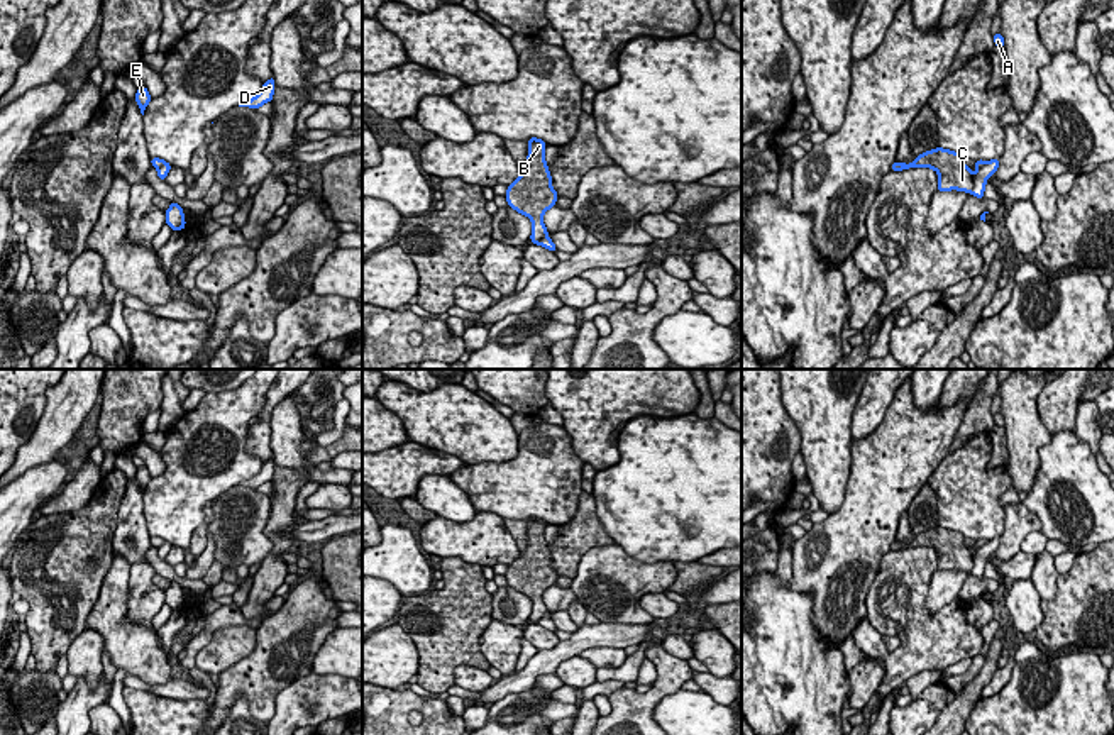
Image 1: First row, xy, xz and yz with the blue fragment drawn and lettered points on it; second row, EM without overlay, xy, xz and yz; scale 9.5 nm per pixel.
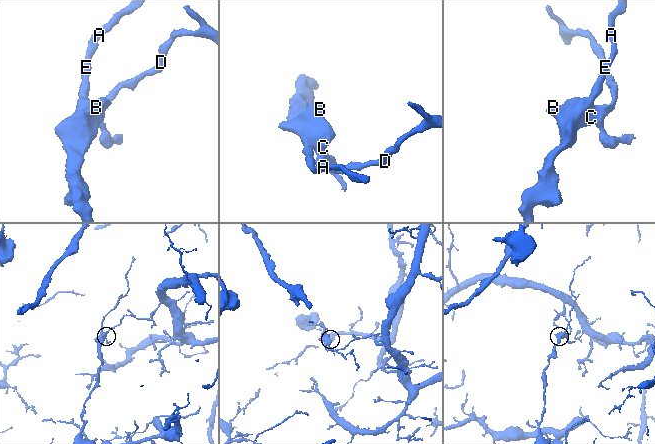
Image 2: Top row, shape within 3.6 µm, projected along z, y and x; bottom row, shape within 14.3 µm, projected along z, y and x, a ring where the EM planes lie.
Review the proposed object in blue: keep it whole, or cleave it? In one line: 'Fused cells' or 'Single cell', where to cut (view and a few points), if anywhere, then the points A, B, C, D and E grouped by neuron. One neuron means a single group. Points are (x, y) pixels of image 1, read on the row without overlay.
Fused cells. Split along yz (974, 554), (970, 571). Groups: A B C E / D

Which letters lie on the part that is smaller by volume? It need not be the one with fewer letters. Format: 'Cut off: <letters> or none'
Cut off: A, B, C, E

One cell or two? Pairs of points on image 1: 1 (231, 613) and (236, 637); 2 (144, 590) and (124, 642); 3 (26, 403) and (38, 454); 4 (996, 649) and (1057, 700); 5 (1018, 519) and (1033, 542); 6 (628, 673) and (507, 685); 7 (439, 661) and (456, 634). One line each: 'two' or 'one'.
1: two
2: two
3: two
4: two
5: two
6: two
7: one

